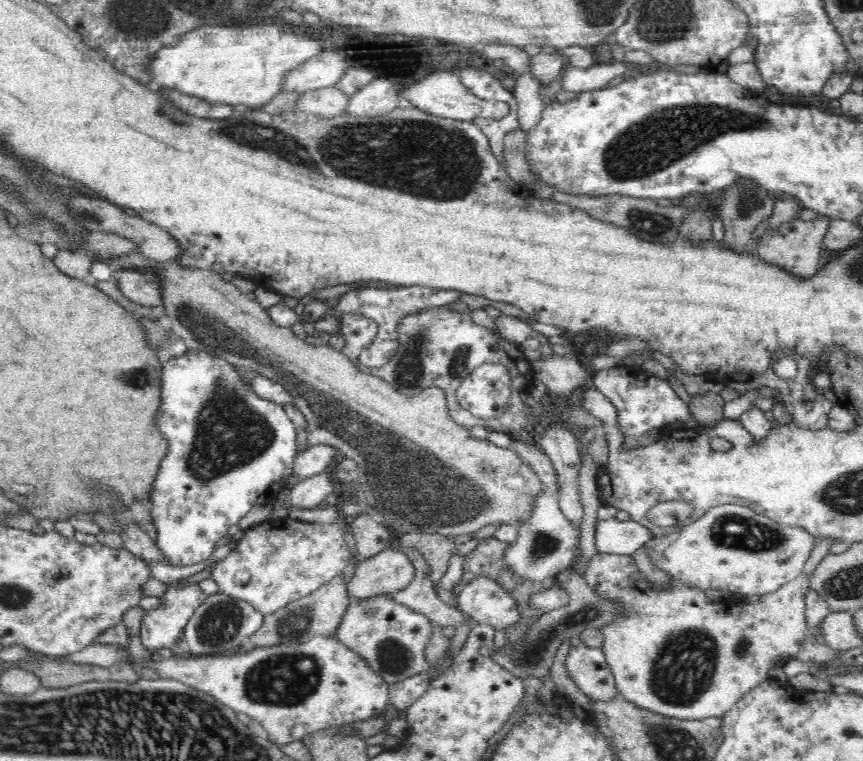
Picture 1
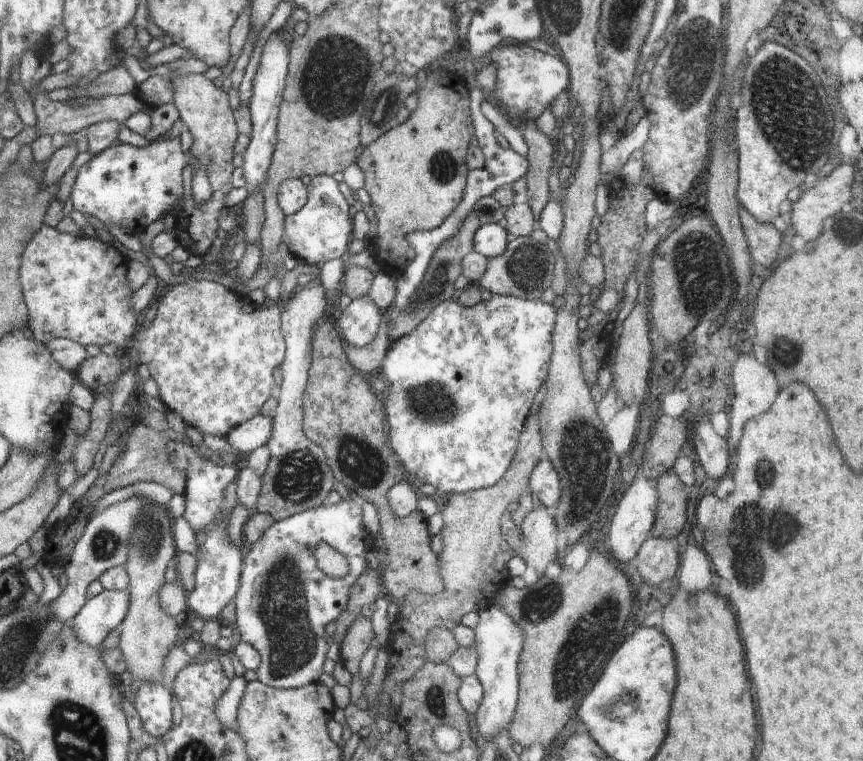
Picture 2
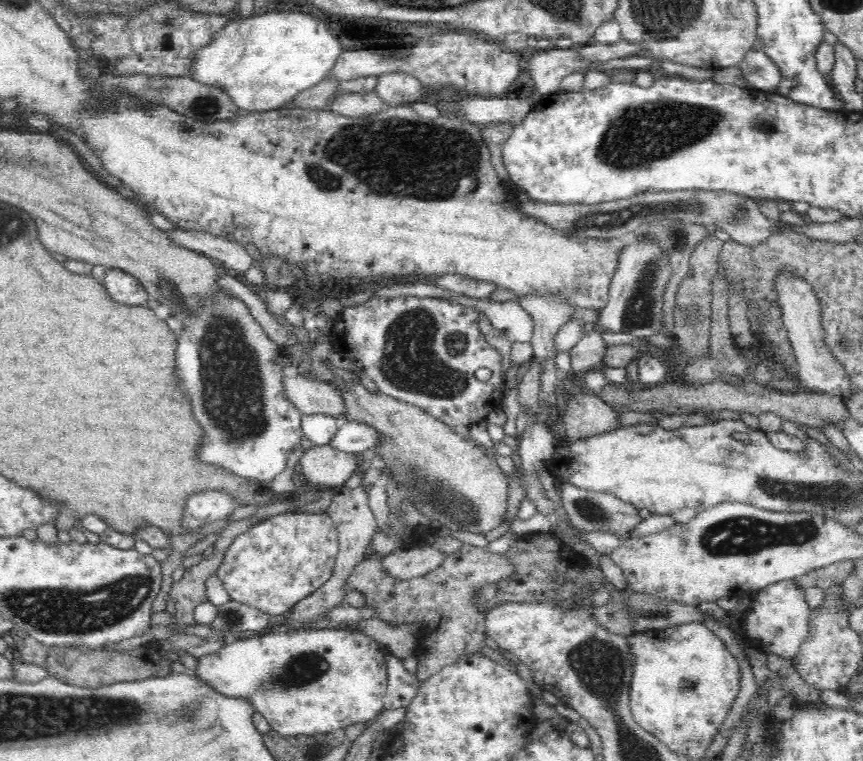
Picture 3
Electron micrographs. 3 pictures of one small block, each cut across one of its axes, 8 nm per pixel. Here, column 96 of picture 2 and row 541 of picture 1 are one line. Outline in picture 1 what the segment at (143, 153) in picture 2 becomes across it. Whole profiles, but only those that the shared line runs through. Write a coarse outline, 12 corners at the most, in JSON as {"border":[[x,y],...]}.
{"border":[[232,363],[162,364],[148,500],[170,566],[287,487],[296,425]]}

